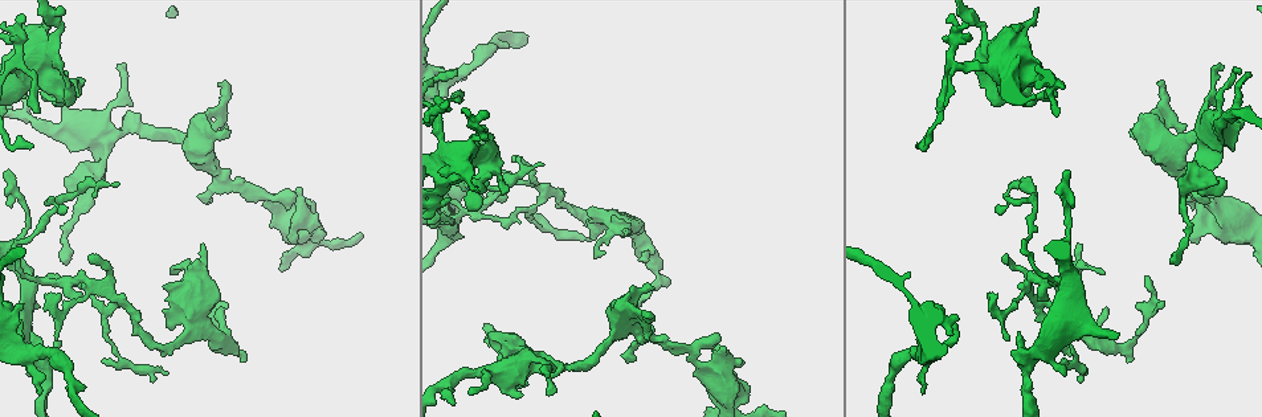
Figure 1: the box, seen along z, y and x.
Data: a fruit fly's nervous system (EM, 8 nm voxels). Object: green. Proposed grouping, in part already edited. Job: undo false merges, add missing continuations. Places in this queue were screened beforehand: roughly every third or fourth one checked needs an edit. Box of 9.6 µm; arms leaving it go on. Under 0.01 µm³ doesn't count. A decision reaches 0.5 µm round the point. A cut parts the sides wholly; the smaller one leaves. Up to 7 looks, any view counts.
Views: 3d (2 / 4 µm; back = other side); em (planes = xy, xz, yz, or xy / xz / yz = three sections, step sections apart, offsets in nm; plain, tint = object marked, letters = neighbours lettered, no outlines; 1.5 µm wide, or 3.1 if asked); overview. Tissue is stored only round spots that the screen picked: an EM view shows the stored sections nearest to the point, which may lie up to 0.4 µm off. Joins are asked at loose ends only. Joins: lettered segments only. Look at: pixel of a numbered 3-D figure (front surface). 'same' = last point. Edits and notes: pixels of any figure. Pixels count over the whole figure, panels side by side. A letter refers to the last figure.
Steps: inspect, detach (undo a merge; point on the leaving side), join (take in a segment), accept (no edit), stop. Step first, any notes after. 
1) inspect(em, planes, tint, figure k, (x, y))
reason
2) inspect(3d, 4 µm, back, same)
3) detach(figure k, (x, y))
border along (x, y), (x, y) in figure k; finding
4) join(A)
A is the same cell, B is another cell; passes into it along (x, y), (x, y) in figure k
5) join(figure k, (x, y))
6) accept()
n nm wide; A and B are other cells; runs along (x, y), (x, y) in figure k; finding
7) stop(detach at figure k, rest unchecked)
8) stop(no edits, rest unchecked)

inspect(3d, 2 µm, figure 1, (669, 283))
an open end

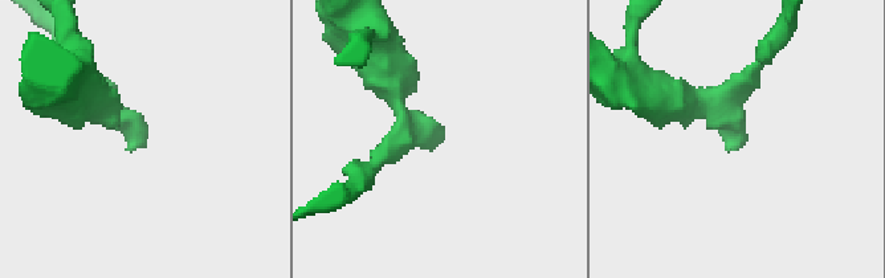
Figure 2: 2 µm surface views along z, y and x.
inspect(em, planes, letters, figure 2, (436, 134))
need the tissue

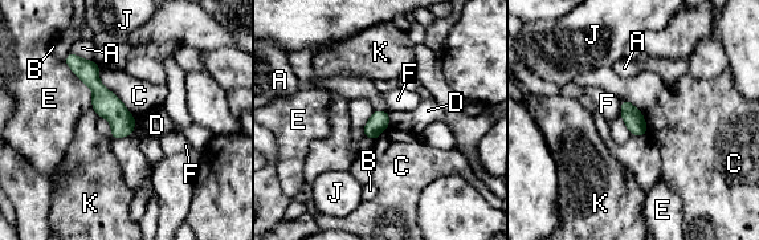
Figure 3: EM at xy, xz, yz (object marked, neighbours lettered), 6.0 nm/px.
accept()
A, B, C, D, E, F, J and K are other cells; border along (135, 118), (133, 133) in figure 3; no lettered segment goes on from it

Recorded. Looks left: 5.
inspect(3d, 2 µm, figure 1, (527, 208))
touches itself

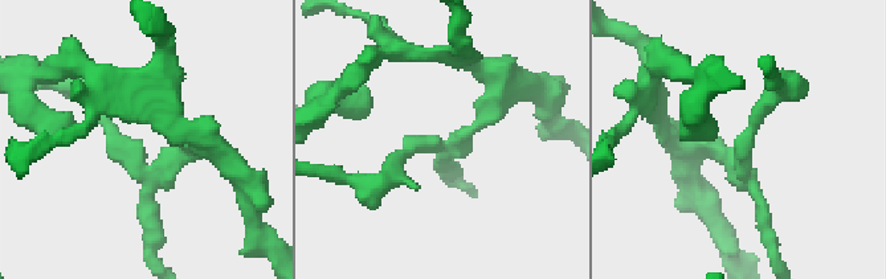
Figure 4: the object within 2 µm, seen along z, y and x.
inspect(em, planes, letters, figure 4, (748, 181))

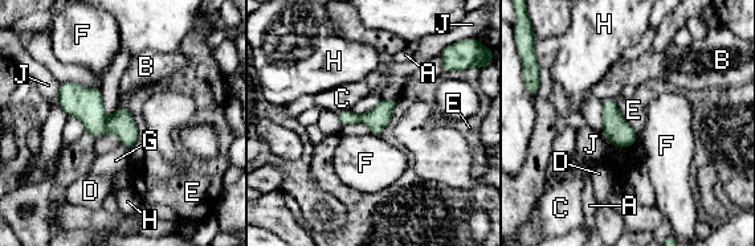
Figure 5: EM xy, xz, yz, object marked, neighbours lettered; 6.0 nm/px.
detach(figure 5, (85, 103))
E touches over 300 nm; A, B, C, D, E, F, G, H and J are other cells; two neurons meet here

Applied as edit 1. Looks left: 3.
inspect(overview)
see it whole again

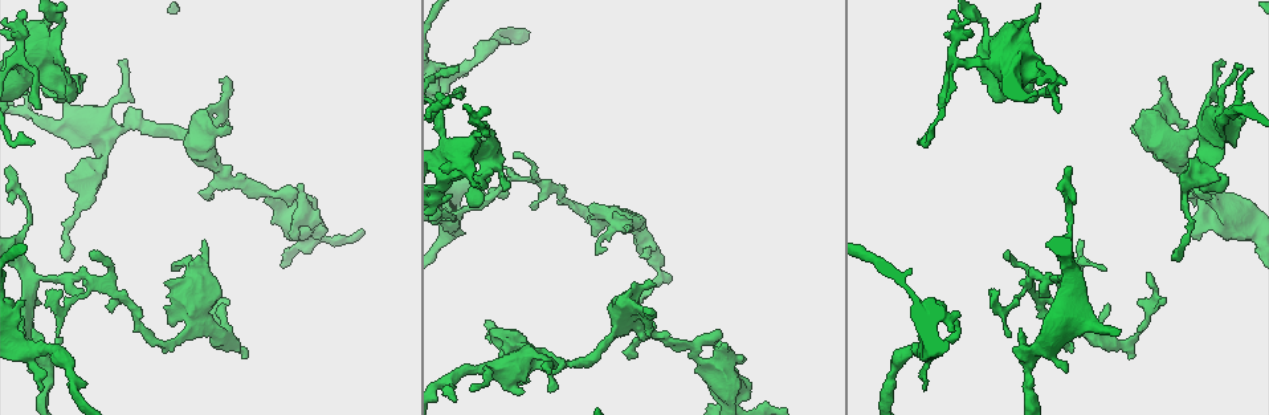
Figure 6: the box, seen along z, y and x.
inspect(3d, 4 µm, figure 6, (1197, 237))
free end

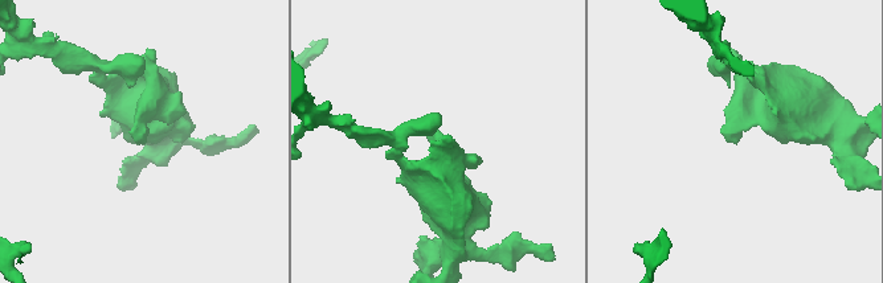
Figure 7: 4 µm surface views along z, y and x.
inspect(em, planes, letters, figure 7, (433, 137))
now the EM

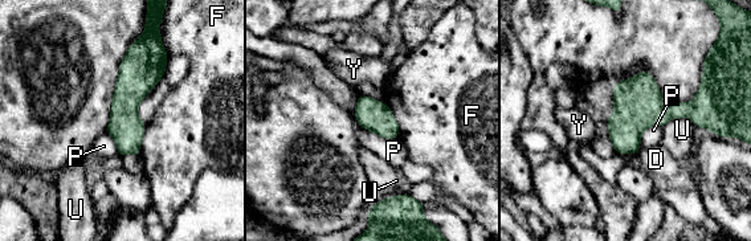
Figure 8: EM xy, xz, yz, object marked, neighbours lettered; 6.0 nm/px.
accept()
D, F, P, U and Y are other cells; runs along (141, 41), (122, 151) in figure 8; no lettered segment goes on from it

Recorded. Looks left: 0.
stop(detach at figure 5, rest unchecked)

